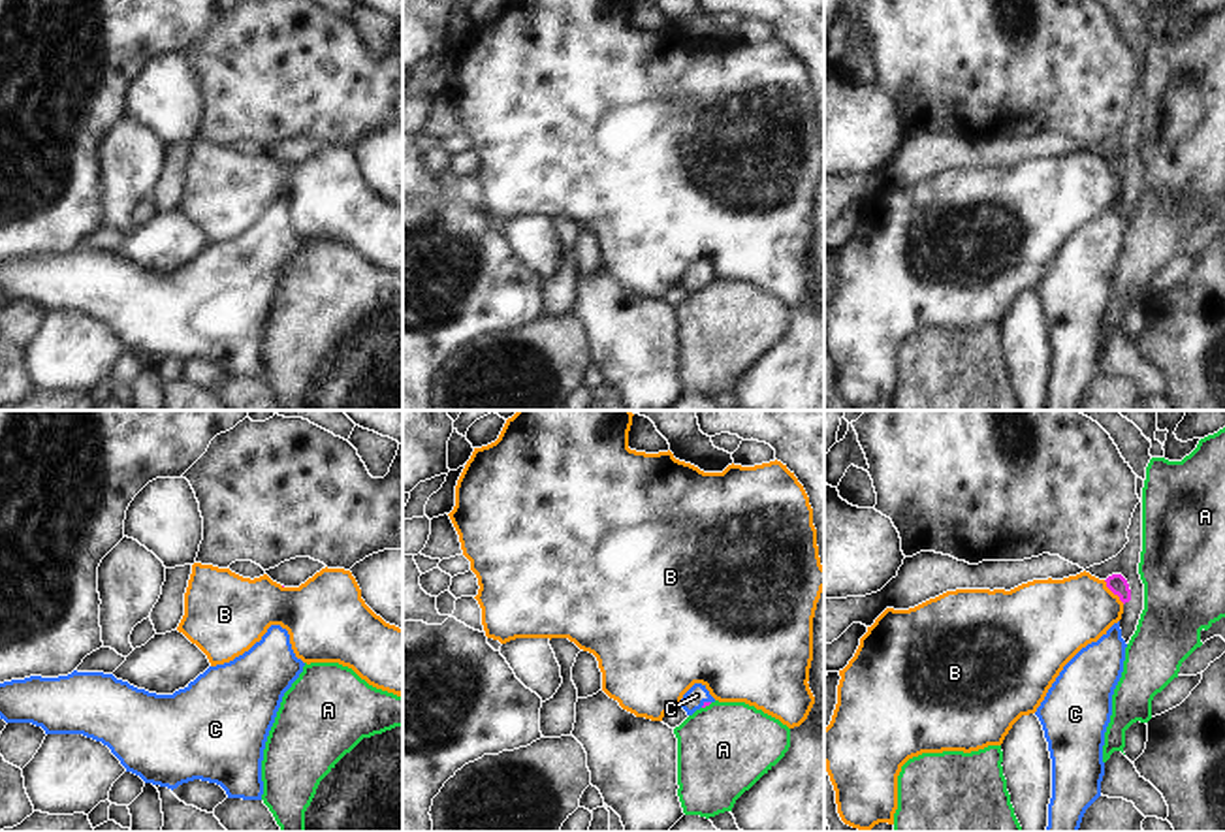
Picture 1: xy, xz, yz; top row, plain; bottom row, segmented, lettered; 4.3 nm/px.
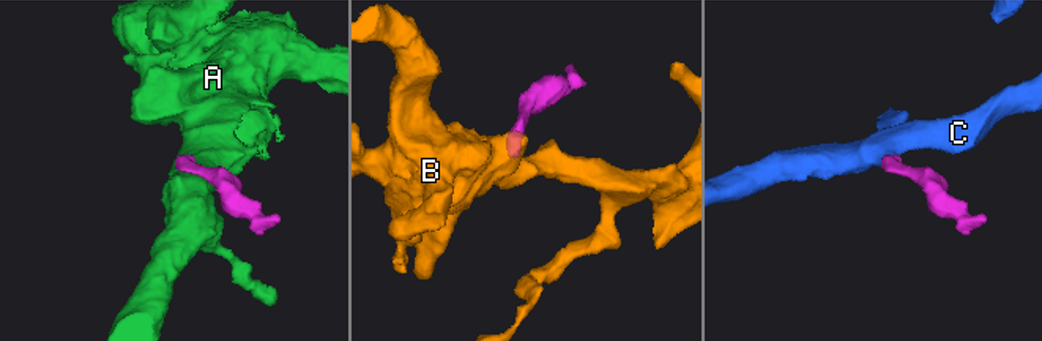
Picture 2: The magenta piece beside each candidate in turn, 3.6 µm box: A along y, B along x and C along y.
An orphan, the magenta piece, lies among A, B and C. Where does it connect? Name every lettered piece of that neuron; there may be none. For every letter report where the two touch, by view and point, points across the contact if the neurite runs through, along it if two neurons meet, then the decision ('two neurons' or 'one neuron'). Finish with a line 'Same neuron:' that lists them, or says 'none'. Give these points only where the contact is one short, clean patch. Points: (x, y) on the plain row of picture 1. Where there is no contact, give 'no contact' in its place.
A: meets magenta in xz at (706, 283); two neurons
B: meets magenta in yz at (1113, 170); border along yz (1103, 159), (1124, 181); two neurons
C: meets magenta in xz at (704, 281); runs through xz (704, 281), (697, 273); one neuron
Same neuron: C

